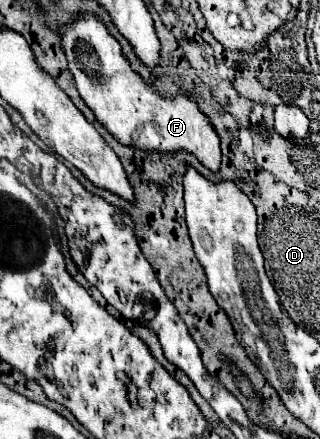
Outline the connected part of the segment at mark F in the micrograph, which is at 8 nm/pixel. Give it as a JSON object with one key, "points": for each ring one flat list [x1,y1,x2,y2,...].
{"points":[[84,16,66,28,60,28,60,40,68,58,68,68,74,76,80,98,94,112,96,120,120,142,134,146,146,154,176,154,190,152,208,170,220,168,220,138,212,124,198,110,188,94,180,92,176,98,164,98,150,84,146,84,122,56,120,44,108,34,106,26,94,18]]}

